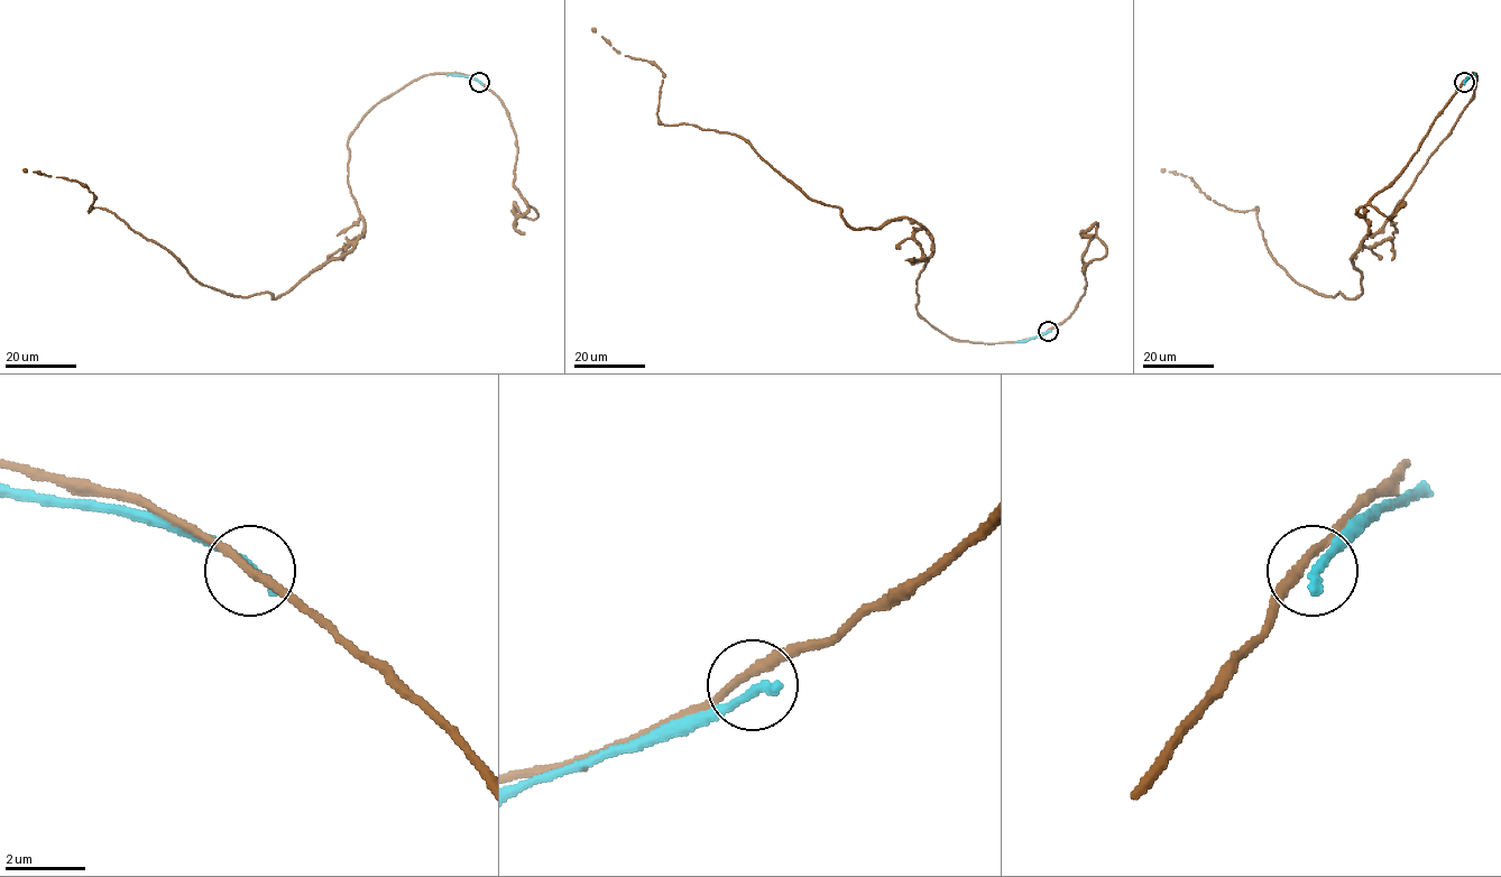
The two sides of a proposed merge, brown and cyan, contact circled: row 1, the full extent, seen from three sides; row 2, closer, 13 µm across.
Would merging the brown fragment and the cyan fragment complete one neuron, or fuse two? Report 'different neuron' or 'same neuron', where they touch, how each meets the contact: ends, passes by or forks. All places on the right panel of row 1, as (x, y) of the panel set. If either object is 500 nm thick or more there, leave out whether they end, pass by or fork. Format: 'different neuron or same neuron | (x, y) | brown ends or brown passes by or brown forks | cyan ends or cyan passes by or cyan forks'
different neuron | (1464, 82) | brown passes by | cyan ends

